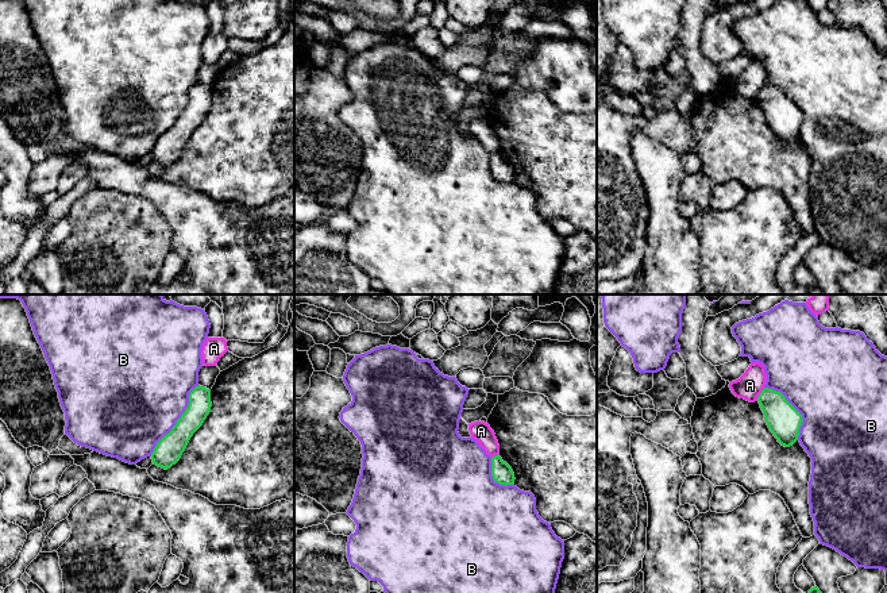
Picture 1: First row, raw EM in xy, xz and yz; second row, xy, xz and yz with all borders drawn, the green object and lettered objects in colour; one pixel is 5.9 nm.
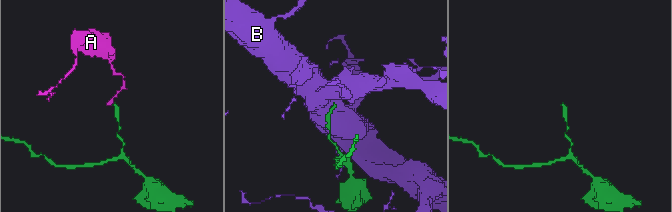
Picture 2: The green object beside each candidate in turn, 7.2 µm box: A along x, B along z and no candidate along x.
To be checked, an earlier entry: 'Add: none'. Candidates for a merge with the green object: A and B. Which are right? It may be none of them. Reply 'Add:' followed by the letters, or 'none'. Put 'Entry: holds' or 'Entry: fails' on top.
Entry: holds
Add: none

